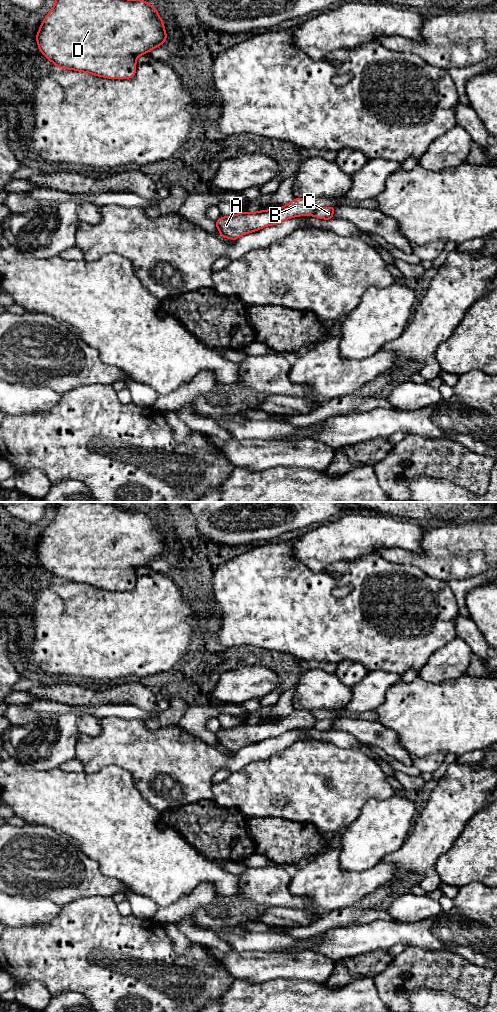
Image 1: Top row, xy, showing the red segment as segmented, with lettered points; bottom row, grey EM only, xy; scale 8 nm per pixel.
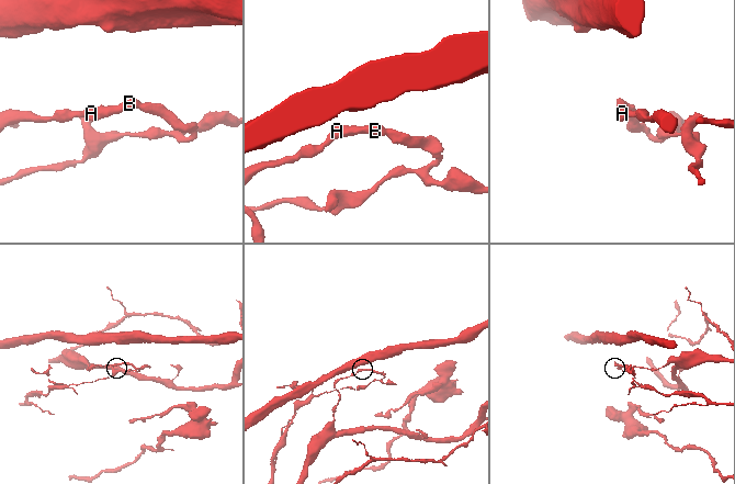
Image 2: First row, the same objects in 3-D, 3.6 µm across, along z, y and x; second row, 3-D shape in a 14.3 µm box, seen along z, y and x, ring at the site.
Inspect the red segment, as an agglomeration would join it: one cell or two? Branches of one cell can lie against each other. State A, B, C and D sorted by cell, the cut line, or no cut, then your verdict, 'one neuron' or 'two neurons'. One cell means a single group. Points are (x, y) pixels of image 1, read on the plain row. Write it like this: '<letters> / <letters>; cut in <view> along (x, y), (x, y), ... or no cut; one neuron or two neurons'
A B D / C; cut in xy along (317, 720), (313, 726); two neurons

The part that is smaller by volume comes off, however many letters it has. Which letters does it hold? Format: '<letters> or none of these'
C

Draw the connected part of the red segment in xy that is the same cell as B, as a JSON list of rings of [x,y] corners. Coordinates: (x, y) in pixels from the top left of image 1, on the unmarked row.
[[[295,710],[278,722],[240,724],[232,728],[221,728],[215,736],[220,748],[236,752],[242,747],[255,744],[270,737],[277,737],[297,728],[313,728],[316,718],[310,711]]]

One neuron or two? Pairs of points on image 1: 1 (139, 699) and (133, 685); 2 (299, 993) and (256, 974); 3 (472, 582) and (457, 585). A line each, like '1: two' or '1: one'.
1: one
2: two
3: one

